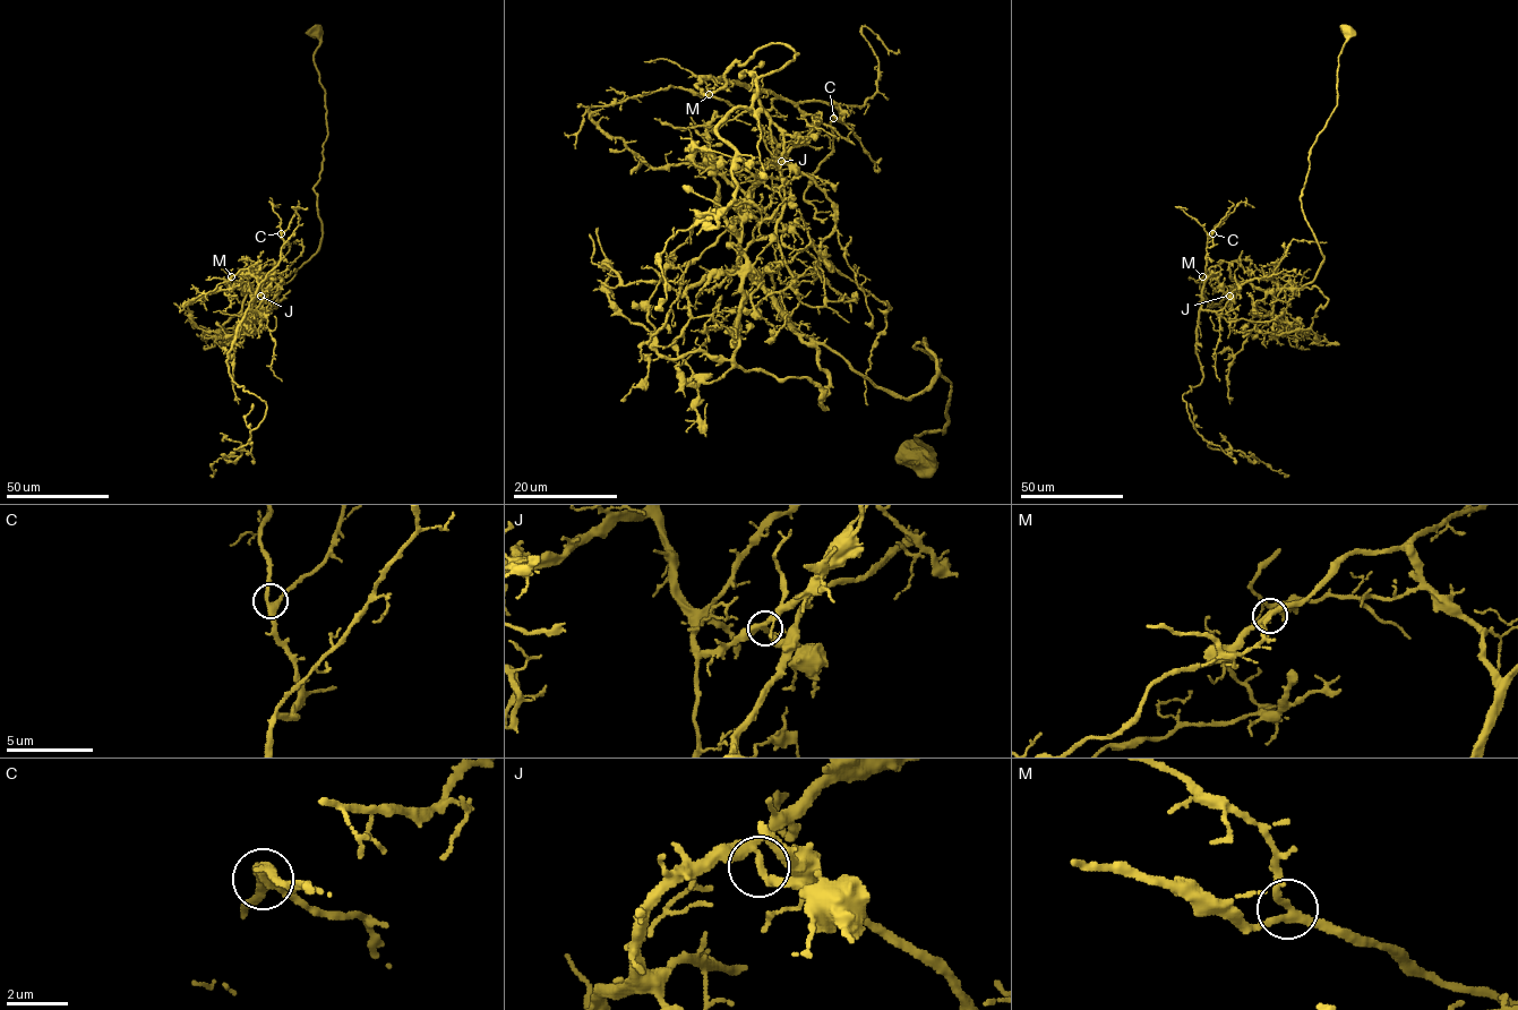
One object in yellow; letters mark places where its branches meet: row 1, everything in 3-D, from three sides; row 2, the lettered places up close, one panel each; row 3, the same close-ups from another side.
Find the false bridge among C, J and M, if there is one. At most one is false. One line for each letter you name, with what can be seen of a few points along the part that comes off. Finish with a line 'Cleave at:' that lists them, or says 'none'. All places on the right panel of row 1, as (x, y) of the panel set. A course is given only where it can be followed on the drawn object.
J: course (1229, 296), (1219, 310), (1200, 310), (1197, 352), (1202, 379), (1183, 399), (1209, 447), (1242, 451), (1288, 476)
Cleave at: J

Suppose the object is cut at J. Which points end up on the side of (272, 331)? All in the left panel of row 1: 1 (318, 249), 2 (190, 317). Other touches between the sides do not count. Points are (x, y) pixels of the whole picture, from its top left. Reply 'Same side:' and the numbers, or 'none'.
Same side: none

